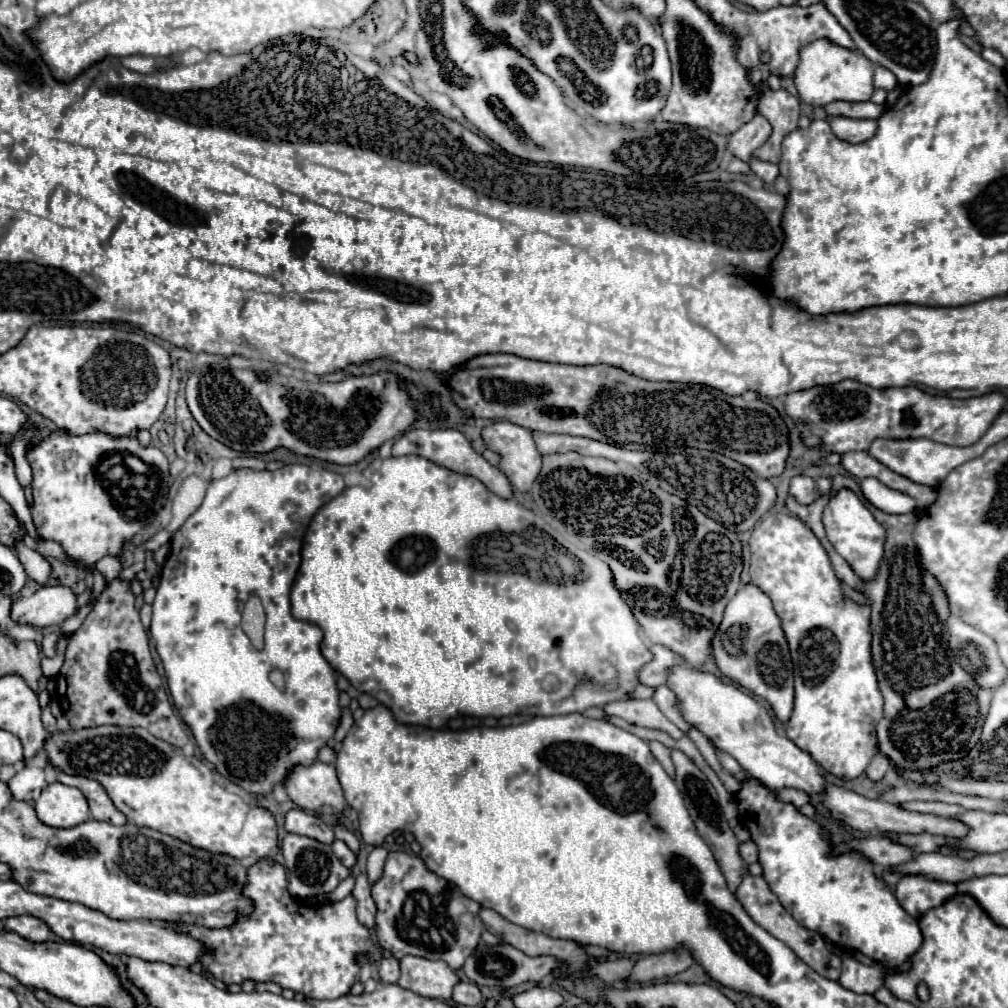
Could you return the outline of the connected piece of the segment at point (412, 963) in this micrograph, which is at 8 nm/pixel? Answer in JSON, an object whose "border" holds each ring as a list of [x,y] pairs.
{"border":[[[404,956],[400,960],[402,976],[398,986],[436,1000],[450,1000],[452,988],[458,984],[458,976],[444,960],[424,960],[420,956]]]}

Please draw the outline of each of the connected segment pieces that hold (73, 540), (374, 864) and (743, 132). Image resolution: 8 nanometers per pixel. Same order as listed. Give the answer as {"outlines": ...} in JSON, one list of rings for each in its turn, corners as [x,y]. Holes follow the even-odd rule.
{"outlines":[[[[102,432],[84,436],[50,434],[50,438],[38,442],[26,458],[34,474],[34,506],[30,506],[30,512],[38,534],[42,540],[56,540],[70,558],[78,558],[80,566],[92,568],[98,558],[120,554],[122,544],[144,528],[164,504],[162,488],[168,480],[168,460],[158,448],[142,448],[132,436],[110,438]],[[104,452],[128,452],[138,456],[156,468],[160,484],[144,492],[138,492],[134,484],[128,486],[128,492],[112,492],[112,488],[106,486],[100,488],[100,480],[96,480],[96,460],[100,460]]],[[[374,848],[374,850],[370,852],[370,856],[368,856],[368,880],[370,880],[370,884],[374,884],[376,880],[380,880],[386,854],[388,854],[388,852],[386,852],[384,848]]],[[[756,114],[756,118],[752,118],[748,124],[744,124],[732,136],[728,136],[728,152],[738,156],[740,160],[748,162],[752,152],[756,148],[760,148],[768,140],[770,134],[772,134],[770,122],[762,114]]]]}

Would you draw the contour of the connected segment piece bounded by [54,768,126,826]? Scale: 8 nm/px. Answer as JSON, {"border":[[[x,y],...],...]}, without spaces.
{"border":[[[54,768],[54,772],[56,772],[58,782],[62,782],[66,786],[76,786],[88,798],[94,820],[104,820],[104,822],[110,822],[116,826],[126,824],[126,816],[112,804],[112,800],[104,792],[102,784],[96,784],[96,780],[88,780],[84,776],[68,776],[56,768]]]}

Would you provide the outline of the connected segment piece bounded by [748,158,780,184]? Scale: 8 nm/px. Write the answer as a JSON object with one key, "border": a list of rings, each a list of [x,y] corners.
{"border":[[[752,158],[748,164],[750,164],[752,172],[754,172],[754,174],[758,174],[766,184],[774,184],[774,182],[776,182],[776,178],[780,176],[778,166],[776,166],[776,164],[772,164],[772,162],[762,162],[762,160]]]}

